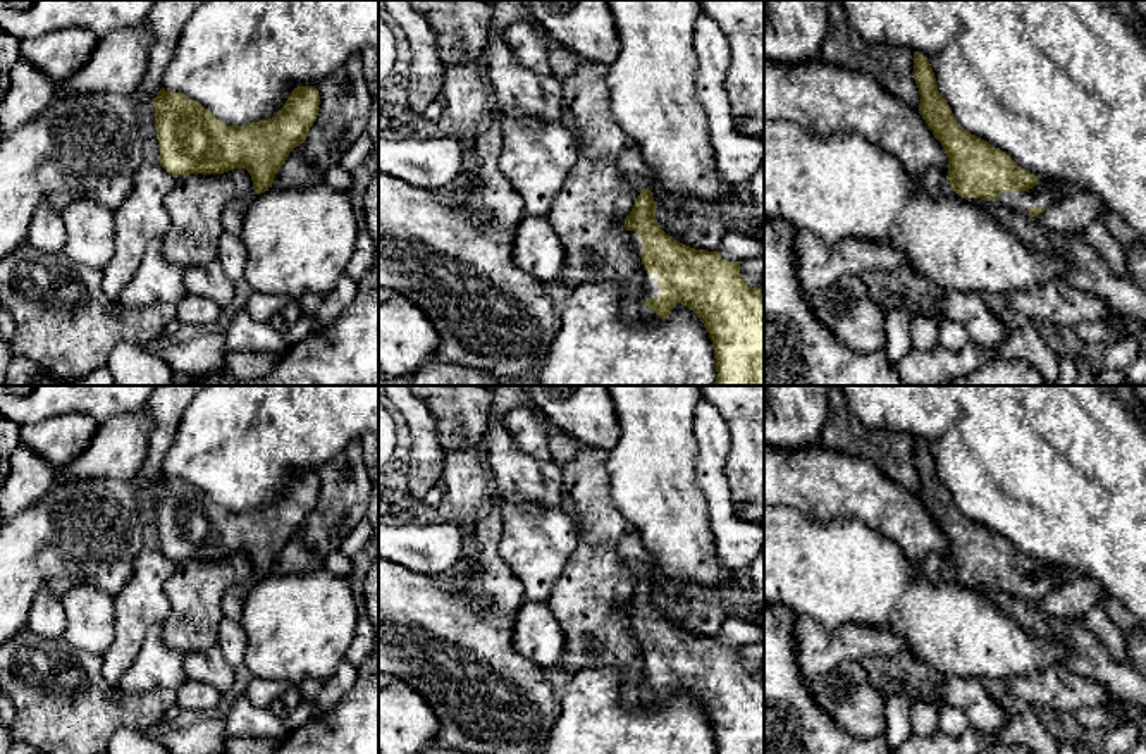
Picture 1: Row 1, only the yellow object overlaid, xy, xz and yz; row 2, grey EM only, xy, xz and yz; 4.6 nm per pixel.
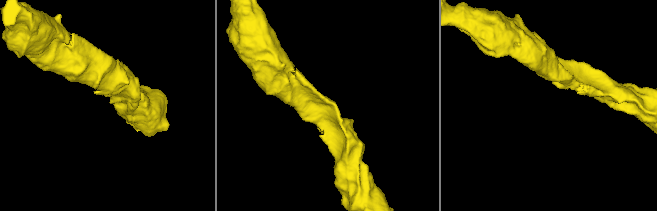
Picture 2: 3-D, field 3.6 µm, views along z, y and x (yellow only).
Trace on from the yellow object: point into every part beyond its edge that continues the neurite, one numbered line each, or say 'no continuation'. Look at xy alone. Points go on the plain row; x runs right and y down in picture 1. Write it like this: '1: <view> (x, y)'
1: xy (234, 596)

